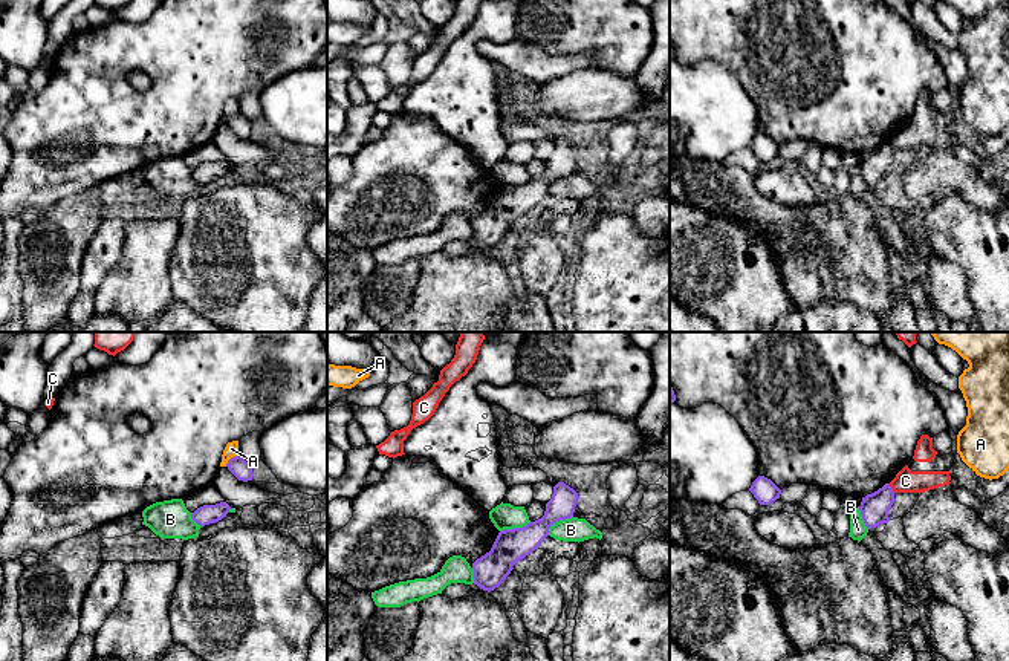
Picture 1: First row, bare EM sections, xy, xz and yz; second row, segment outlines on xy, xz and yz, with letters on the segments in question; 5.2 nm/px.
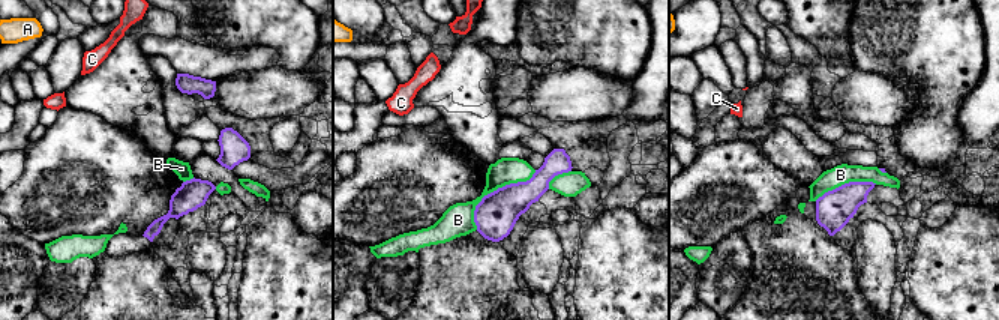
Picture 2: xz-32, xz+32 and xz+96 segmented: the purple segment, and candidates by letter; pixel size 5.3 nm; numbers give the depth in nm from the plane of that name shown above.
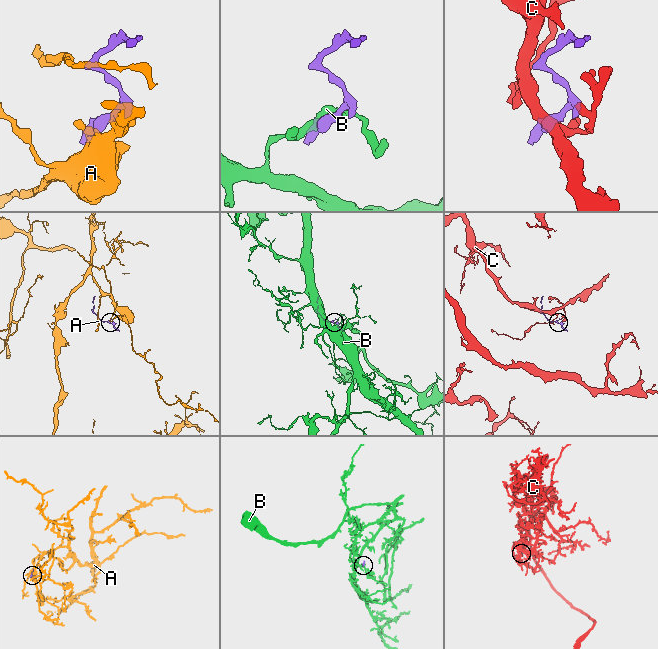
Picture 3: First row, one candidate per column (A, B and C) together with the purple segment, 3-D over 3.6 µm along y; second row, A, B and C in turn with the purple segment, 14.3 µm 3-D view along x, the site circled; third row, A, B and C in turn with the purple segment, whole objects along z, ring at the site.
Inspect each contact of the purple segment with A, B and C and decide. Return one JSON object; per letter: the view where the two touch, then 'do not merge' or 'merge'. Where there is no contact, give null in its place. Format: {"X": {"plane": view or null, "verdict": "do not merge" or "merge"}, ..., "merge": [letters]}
{"A": {"plane": "xy", "verdict": "do not merge"}, "B": {"plane": "xz", "verdict": "do not merge"}, "C": {"plane": "yz", "verdict": "do not merge"}, "merge": []}

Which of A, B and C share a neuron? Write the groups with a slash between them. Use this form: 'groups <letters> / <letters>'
groups A / B / C

